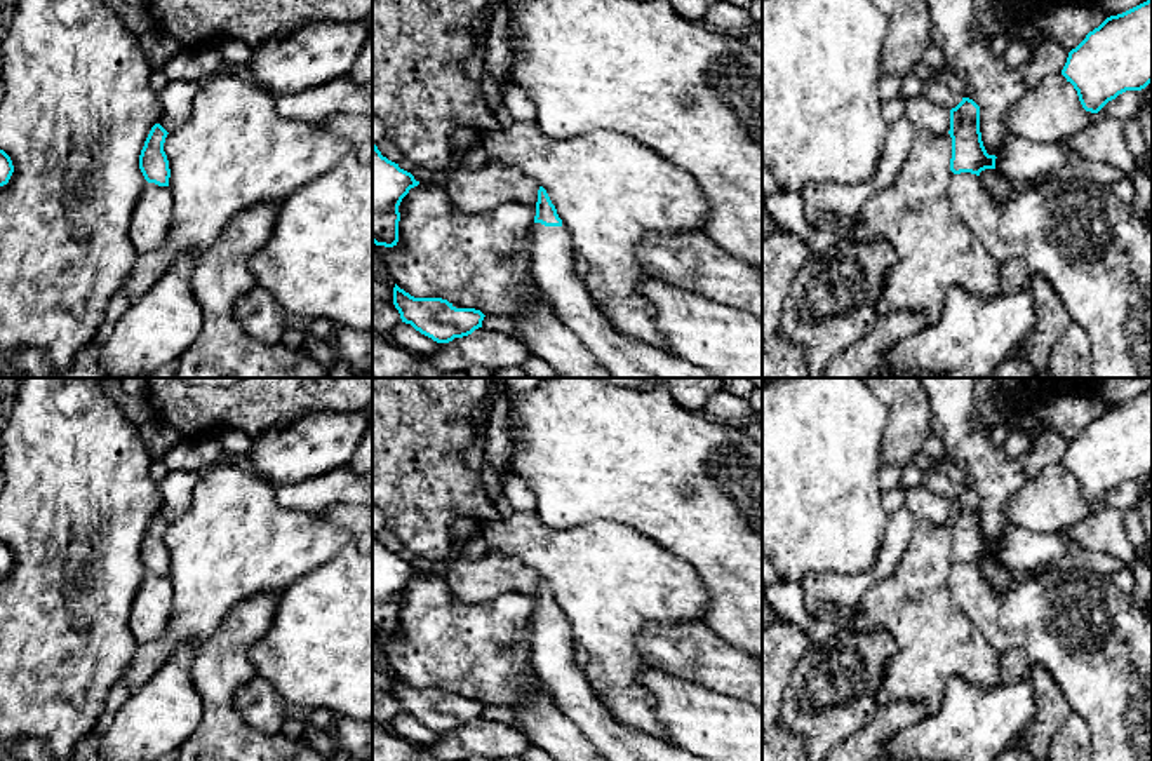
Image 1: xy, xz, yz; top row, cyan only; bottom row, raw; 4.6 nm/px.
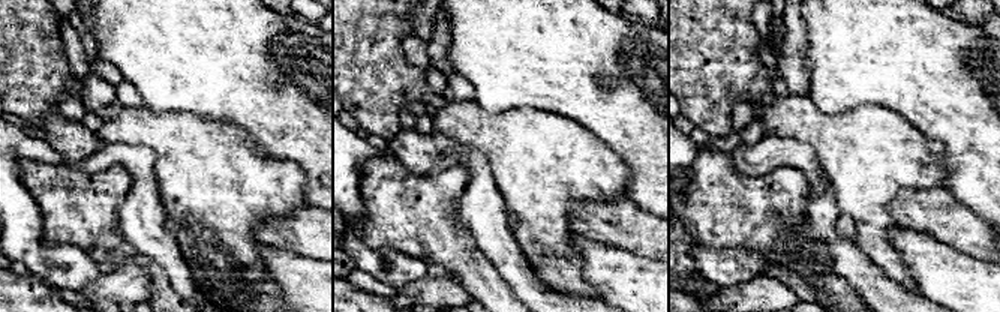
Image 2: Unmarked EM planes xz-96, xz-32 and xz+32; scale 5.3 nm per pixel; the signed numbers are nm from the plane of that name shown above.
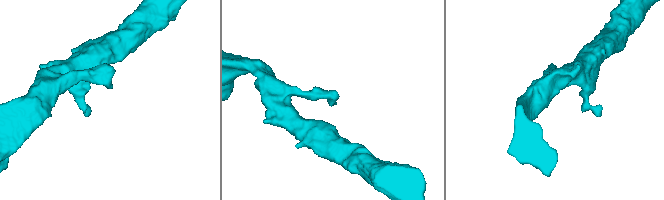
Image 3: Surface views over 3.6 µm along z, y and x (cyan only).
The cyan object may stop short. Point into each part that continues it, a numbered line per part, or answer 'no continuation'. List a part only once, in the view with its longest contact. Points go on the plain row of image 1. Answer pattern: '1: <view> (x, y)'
1: xz (549, 643)

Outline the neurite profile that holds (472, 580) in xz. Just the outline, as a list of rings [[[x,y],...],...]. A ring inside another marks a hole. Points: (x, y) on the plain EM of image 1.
[[[487,552],[479,559],[452,554],[442,578],[463,603],[484,603],[506,592],[524,592],[536,599],[538,569],[513,557]]]

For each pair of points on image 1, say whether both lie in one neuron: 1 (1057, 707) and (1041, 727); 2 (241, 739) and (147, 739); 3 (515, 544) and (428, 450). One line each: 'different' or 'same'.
1: same
2: different
3: different

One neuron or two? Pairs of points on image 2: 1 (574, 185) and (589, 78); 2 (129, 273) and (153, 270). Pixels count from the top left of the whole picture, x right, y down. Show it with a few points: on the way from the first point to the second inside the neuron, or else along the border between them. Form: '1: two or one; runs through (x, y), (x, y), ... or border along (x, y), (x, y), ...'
1: two; border along (549, 113), (574, 120), (610, 147)
2: two; border along (134, 257), (152, 279), (152, 296)

